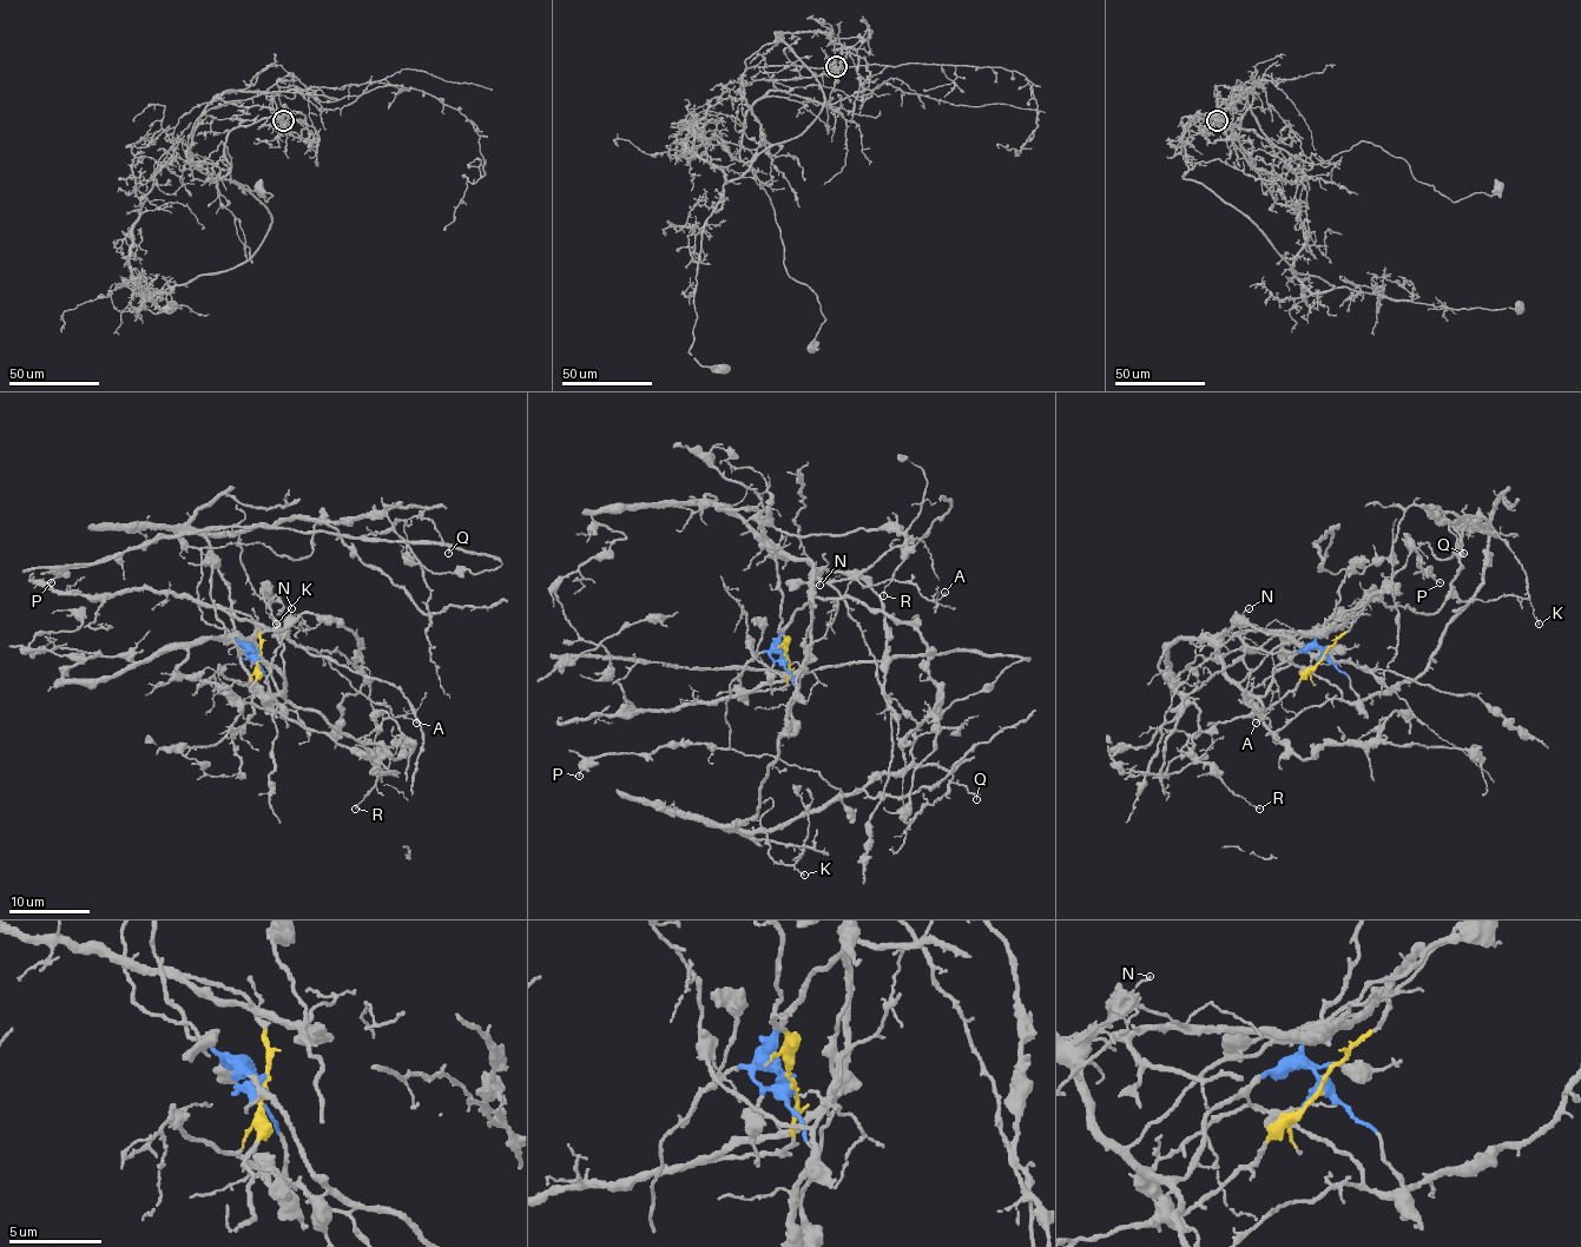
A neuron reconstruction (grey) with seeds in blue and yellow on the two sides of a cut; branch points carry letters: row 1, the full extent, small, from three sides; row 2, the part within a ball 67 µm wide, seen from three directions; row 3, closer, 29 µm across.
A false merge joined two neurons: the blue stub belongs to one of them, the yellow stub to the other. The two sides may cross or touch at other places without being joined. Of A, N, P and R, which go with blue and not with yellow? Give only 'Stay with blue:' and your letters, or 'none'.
Stay with blue: N, R

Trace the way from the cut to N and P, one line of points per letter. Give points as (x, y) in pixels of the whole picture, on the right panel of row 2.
N: (1323, 655), (1318, 648), (1300, 648), (1273, 670), (1264, 694), (1247, 694), (1219, 655), (1219, 638), (1250, 607)
P: (1323, 655), (1345, 632), (1357, 607), (1368, 604), (1405, 562), (1411, 548), (1408, 536), (1420, 567), (1441, 582)

